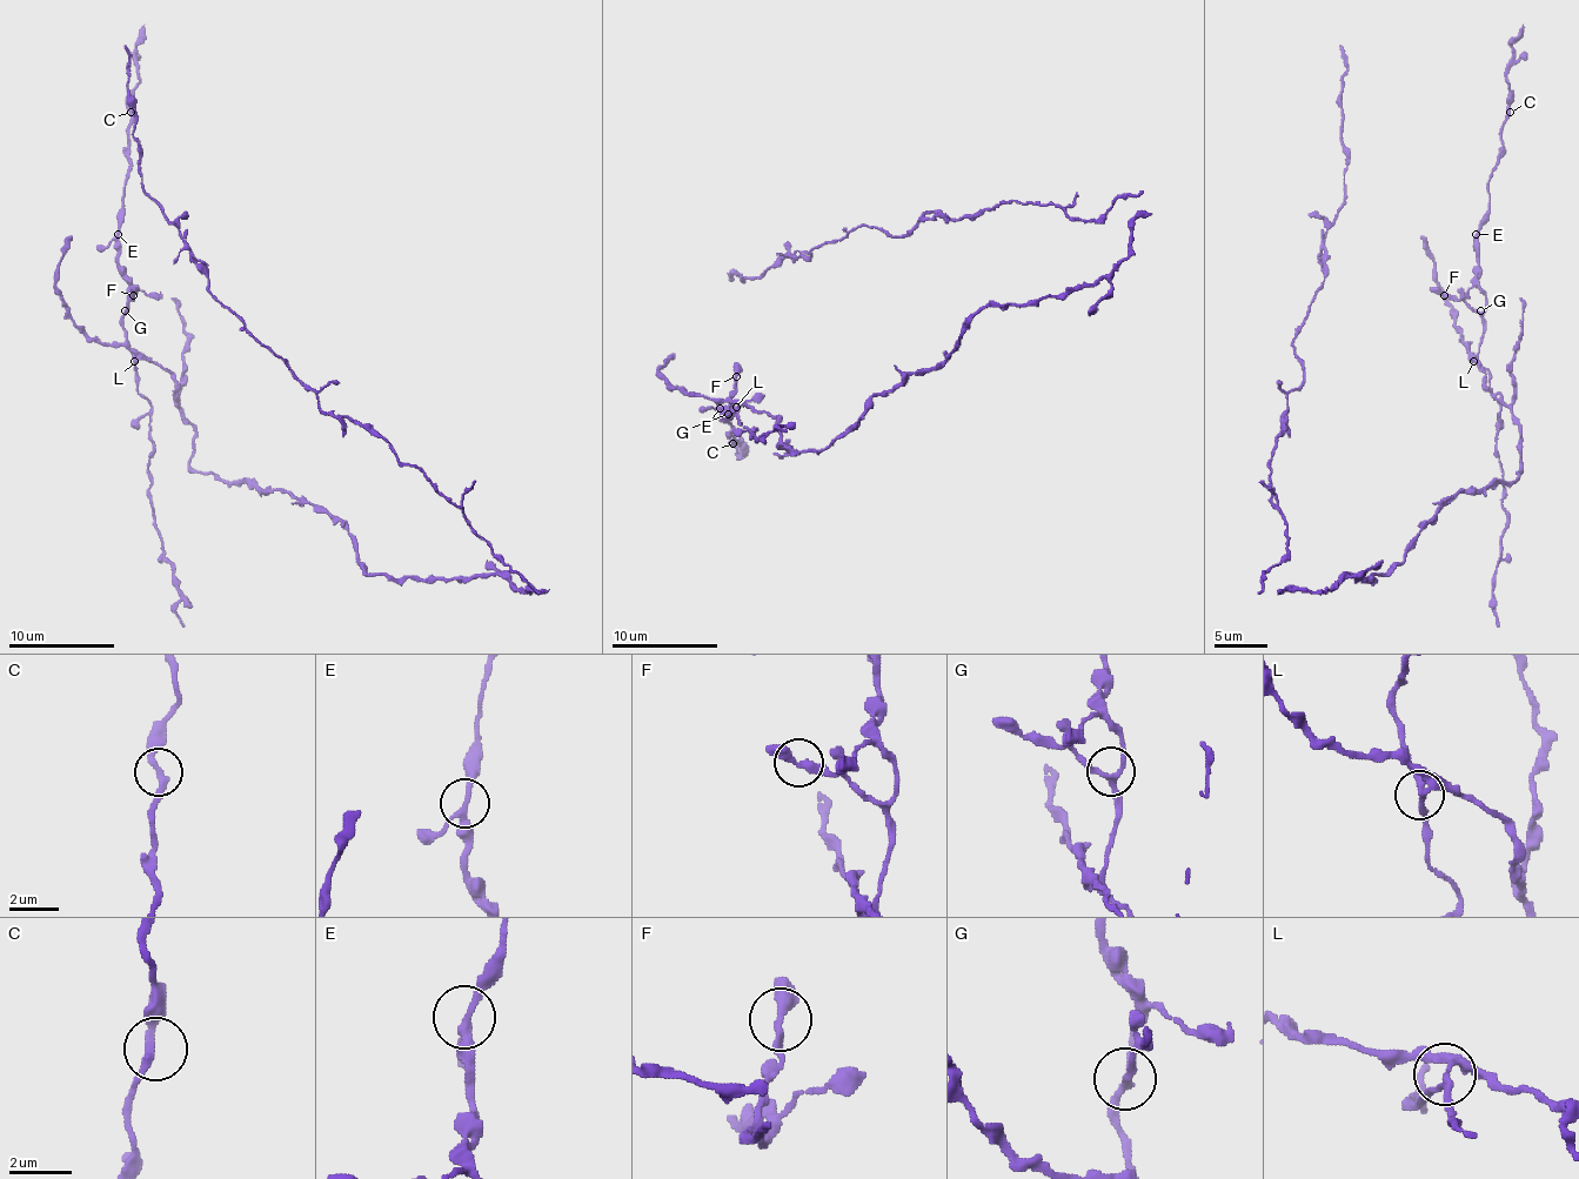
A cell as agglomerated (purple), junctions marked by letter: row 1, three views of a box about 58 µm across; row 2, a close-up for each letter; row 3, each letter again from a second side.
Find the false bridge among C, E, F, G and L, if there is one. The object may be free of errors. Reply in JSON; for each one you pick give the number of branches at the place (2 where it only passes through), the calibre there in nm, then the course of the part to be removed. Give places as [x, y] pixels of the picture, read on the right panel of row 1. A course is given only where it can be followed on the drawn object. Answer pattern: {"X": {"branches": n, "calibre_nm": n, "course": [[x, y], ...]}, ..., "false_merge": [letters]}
{"L": {"branches": 3, "calibre_nm": 240, "course": [[1473, 361], [1518, 475], [1385, 575], [1264, 591], [1343, 202], [1340, 46]]}, "false_merge": ["L"]}

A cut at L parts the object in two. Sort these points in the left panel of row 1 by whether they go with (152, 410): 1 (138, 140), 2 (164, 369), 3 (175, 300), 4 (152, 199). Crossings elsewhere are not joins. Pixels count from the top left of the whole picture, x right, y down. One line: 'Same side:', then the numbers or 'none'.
Same side: none

